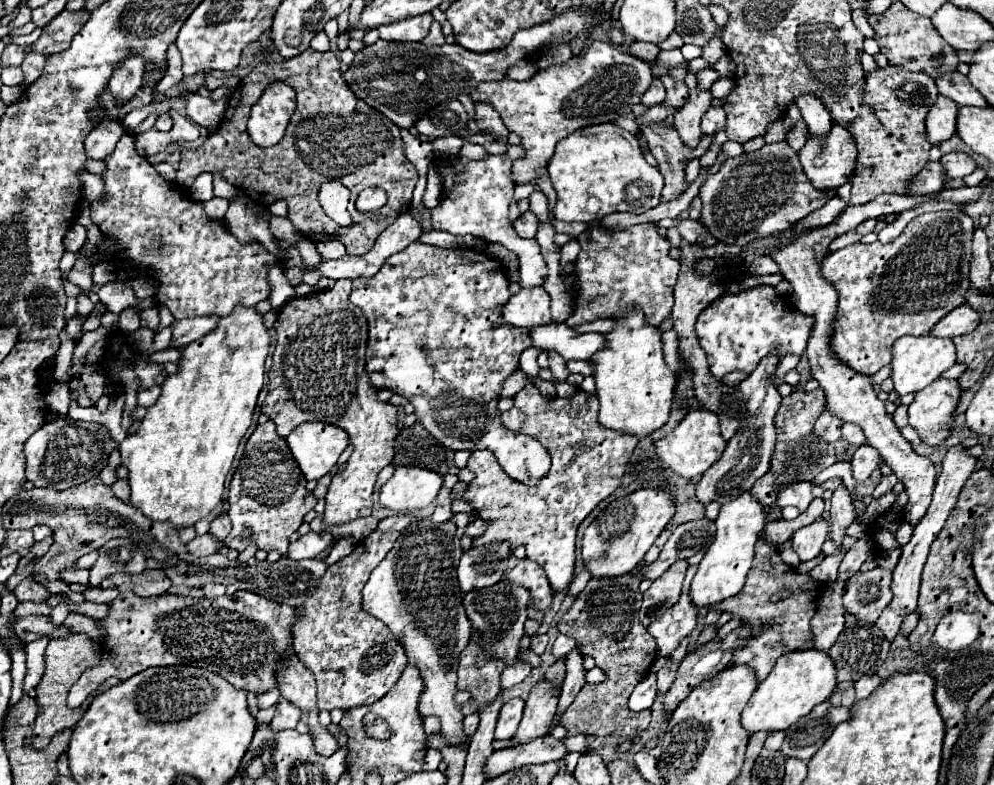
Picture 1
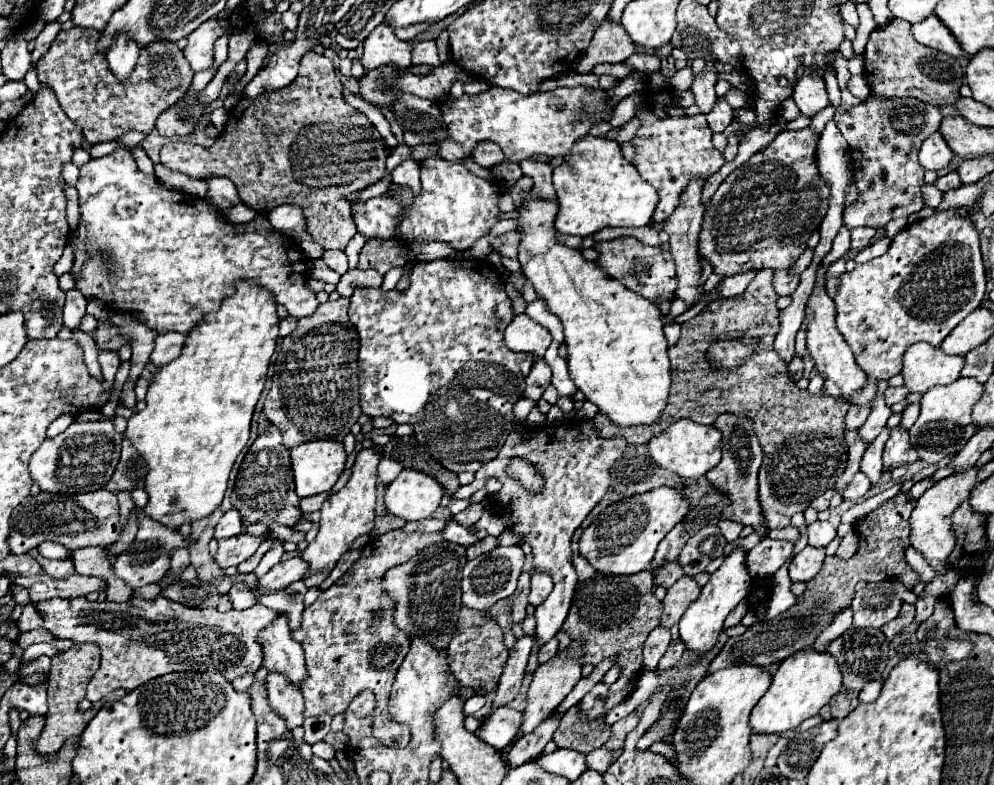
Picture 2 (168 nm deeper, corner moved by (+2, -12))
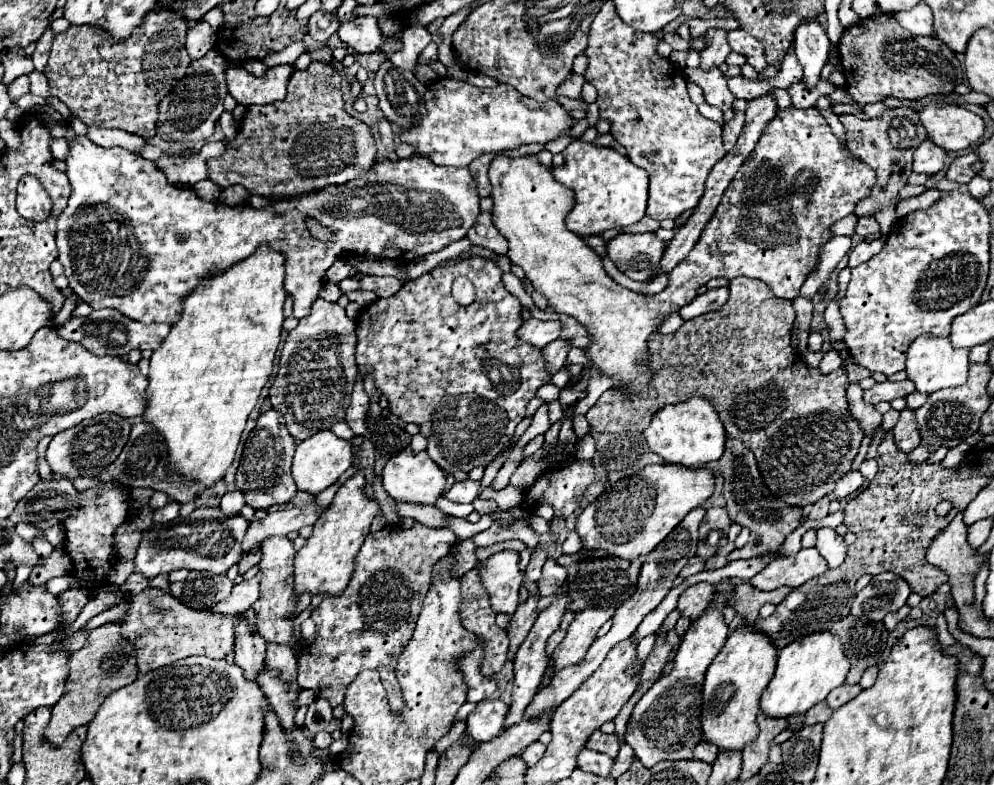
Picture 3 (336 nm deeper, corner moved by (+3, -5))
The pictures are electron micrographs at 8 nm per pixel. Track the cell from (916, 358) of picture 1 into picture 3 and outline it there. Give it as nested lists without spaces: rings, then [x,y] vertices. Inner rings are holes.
[[[920,335],[908,349],[908,361],[906,361],[906,373],[908,379],[916,385],[920,393],[934,393],[938,389],[946,387],[958,387],[968,379],[968,349],[954,349],[948,339],[942,337],[932,337],[932,335]]]

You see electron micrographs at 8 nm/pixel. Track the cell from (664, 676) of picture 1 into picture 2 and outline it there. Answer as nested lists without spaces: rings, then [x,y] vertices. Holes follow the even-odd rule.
[[[675,644],[675,646],[669,646],[669,650],[667,650],[667,654],[661,658],[661,662],[659,662],[659,670],[661,672],[665,672],[665,670],[671,670],[673,666],[677,666],[679,664],[679,660],[681,660],[681,656],[683,656],[683,652],[685,652],[685,644]]]

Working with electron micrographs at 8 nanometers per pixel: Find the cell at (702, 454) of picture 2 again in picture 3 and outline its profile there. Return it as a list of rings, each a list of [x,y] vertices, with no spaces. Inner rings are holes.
[[[692,397],[676,405],[666,405],[652,415],[652,423],[644,429],[648,447],[658,453],[666,463],[684,467],[704,467],[706,463],[718,461],[724,453],[726,433],[716,409],[702,397]]]

